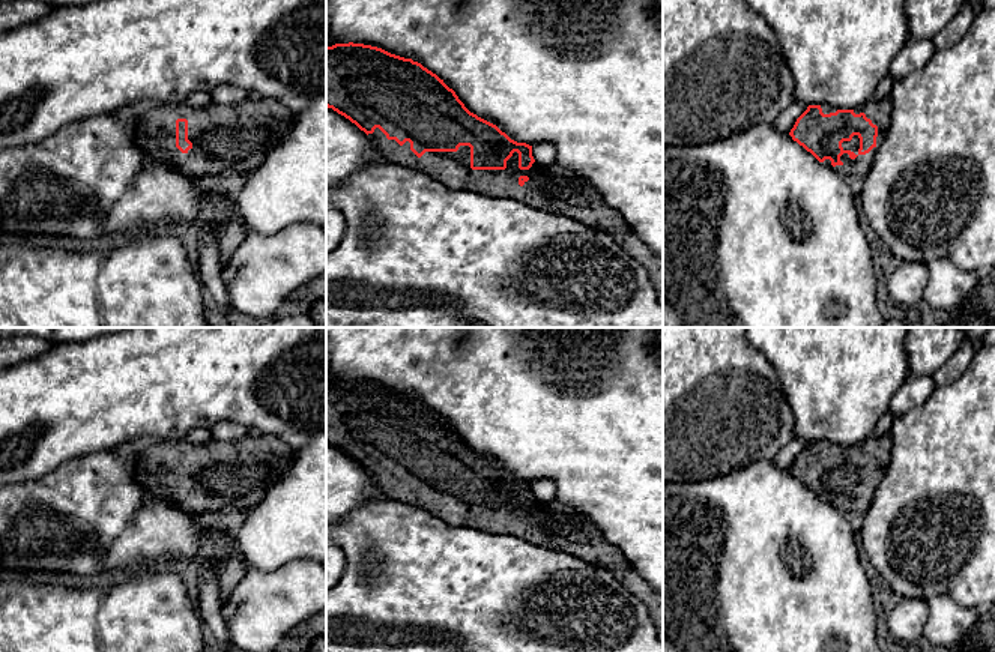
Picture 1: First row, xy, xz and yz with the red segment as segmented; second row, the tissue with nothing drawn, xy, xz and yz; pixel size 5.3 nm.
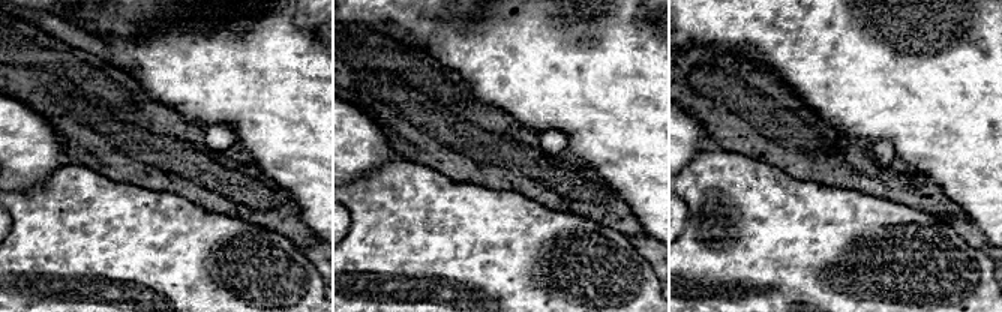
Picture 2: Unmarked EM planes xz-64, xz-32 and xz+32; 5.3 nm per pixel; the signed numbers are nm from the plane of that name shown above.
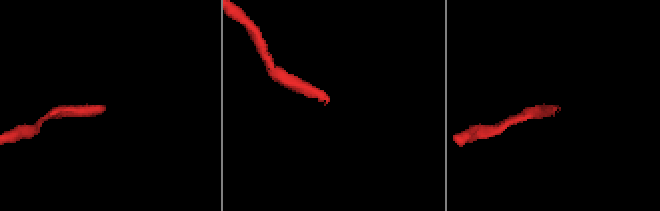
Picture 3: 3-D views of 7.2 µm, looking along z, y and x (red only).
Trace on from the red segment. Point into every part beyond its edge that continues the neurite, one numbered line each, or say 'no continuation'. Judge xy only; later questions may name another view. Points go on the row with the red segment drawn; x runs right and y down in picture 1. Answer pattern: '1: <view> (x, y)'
1: xy (226, 138)

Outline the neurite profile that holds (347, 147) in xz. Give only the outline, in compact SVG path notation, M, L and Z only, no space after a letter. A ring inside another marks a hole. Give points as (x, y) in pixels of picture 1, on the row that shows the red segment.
M326 107L326 189L359 168L385 161L368 135L344 116Z

